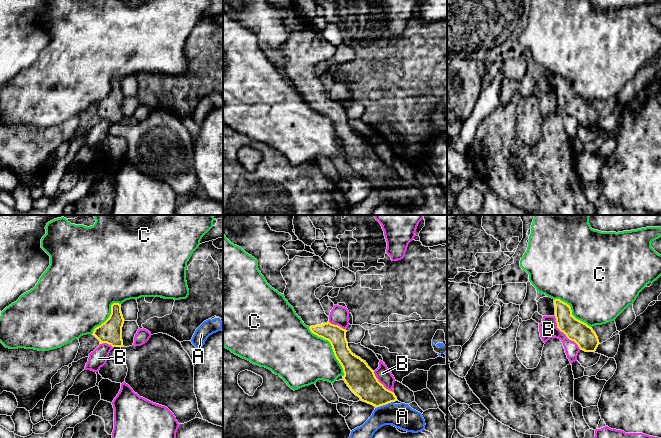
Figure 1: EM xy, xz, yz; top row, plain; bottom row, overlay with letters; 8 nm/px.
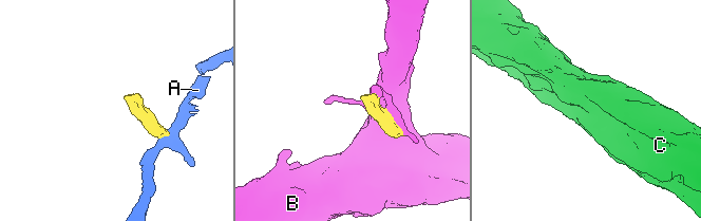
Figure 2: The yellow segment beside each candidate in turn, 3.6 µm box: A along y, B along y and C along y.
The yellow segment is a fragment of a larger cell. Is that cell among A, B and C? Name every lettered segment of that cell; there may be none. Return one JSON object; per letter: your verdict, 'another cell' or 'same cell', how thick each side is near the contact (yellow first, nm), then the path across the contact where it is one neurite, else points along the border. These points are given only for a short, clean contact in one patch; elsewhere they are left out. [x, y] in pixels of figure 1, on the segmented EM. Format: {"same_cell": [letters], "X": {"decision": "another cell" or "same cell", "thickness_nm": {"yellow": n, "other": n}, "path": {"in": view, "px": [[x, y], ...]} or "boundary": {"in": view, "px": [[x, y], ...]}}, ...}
{"same_cell": [], "A": {"decision": "another cell", "thickness_nm": {"yellow": 220, "other": 200}, "boundary": {"in": "xz", "px": [[393, 401], [377, 407]]}}, "B": {"decision": "another cell", "thickness_nm": {"yellow": 180, "other": 150}}, "C": {"decision": "another cell", "thickness_nm": {"yellow": 200, "other": 420}}}

